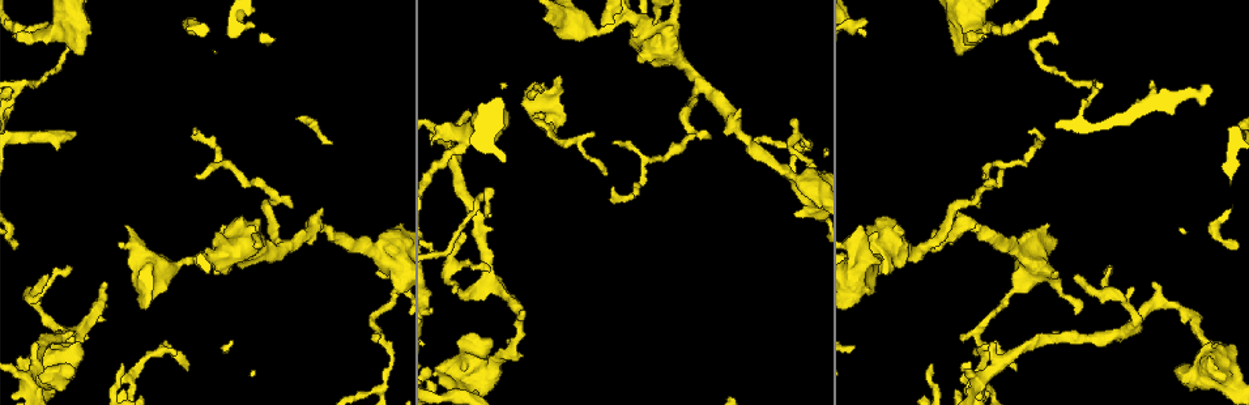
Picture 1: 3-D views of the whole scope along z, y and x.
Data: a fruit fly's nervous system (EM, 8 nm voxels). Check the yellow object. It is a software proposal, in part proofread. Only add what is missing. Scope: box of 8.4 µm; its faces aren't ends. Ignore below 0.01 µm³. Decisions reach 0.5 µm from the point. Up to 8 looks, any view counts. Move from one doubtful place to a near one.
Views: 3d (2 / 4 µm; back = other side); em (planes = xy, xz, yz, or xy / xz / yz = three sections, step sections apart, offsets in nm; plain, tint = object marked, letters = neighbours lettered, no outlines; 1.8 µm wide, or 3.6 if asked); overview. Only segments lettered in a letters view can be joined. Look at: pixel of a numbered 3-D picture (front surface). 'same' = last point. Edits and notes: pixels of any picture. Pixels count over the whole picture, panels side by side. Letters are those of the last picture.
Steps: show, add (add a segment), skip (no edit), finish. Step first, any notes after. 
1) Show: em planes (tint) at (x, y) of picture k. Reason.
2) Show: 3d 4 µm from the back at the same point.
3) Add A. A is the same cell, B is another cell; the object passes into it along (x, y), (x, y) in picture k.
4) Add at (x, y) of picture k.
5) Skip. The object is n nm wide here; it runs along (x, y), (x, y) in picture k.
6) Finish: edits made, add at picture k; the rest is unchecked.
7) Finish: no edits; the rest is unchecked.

Show: em 3.6 µm planes (letters) at (654, 23) of picture 1. Tapers out.

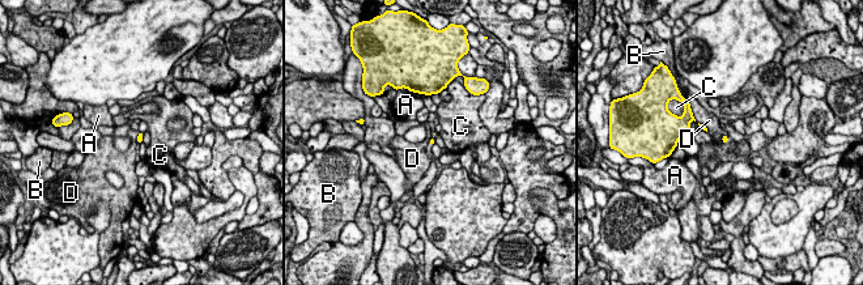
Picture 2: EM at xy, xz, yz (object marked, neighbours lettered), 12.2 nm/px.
Skip. A, B, C and D are other cells; a border runs along (691, 109), (696, 120) in picture 2; none of them fits.

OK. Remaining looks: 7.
Show: 3d 2 µm at (80, 55) of picture 1. Thick end.

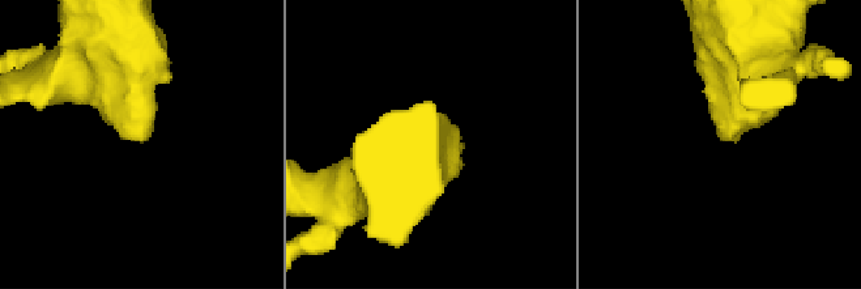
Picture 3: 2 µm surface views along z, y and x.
Show: em planes (letters) at (146, 139) of picture 3.

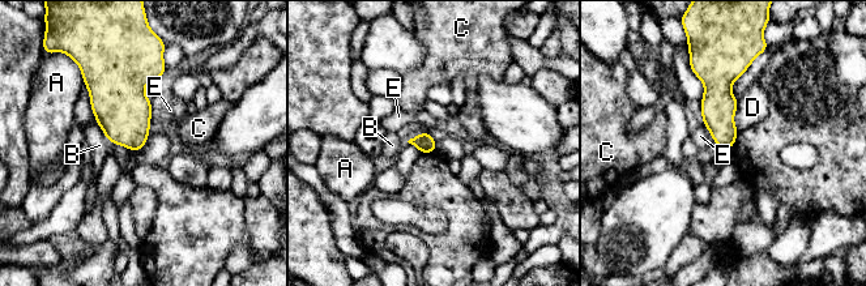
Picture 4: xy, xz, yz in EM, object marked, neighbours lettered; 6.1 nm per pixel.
Skip. A, B, C, D and E are other cells; a border runs along (702, 123), (711, 137) in picture 4; none of them fits.

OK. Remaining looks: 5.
Show: em xz step 4 (tint) at (449, 266) of picture 1. Thin neck.

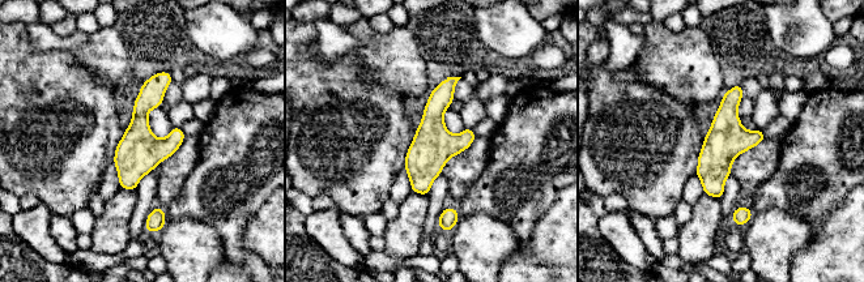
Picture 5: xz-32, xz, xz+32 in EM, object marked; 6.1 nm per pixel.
Show: em planes (tint) at the same point. Cut it another way.

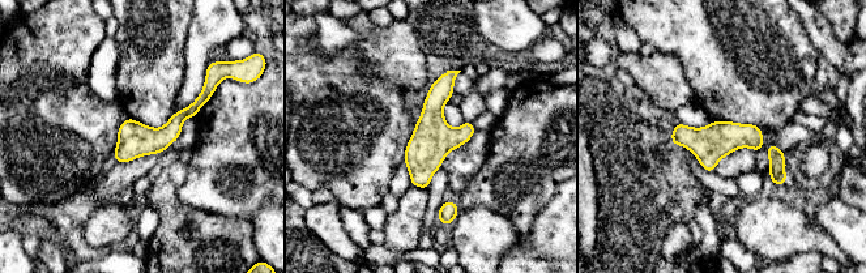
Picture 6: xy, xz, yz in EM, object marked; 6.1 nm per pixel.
Show: em planes (letters) at the same point.

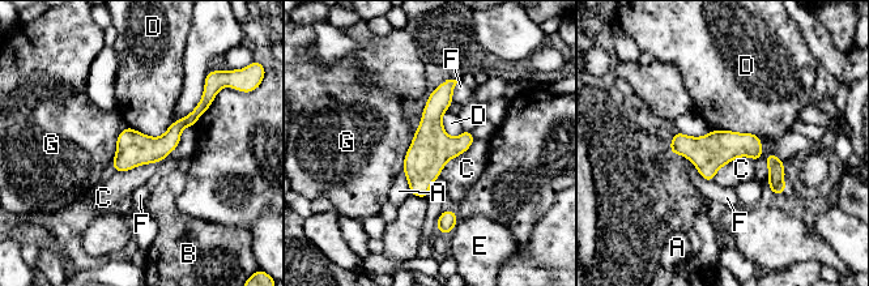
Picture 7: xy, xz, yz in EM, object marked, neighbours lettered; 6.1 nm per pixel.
Skip. A, B, C, D, E, F and G are other cells; a border runs along (175, 120), (160, 136), (127, 127) in picture 7; none of them fits.

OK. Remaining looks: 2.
Finish: no edits; the rest is unchecked.

